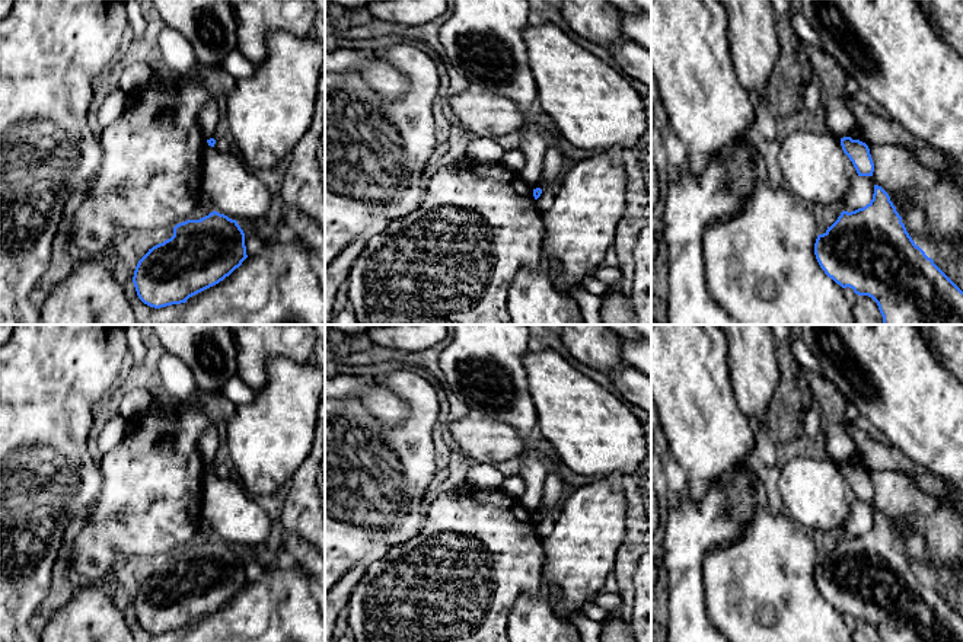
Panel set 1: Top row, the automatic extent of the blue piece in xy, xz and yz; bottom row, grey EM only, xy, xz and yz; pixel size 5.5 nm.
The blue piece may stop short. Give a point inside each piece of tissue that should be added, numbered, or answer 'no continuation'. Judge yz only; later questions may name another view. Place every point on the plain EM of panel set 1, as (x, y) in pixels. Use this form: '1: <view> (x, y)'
no continuation

